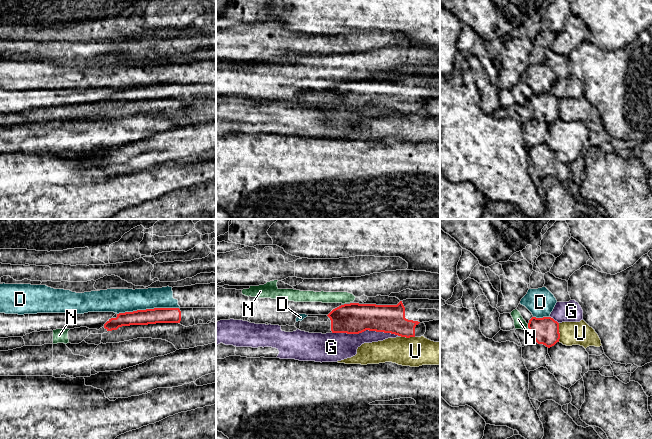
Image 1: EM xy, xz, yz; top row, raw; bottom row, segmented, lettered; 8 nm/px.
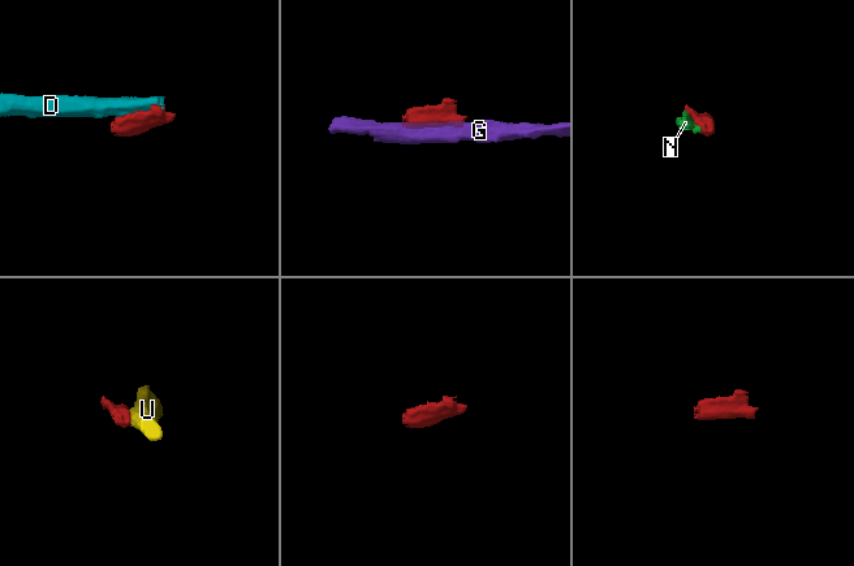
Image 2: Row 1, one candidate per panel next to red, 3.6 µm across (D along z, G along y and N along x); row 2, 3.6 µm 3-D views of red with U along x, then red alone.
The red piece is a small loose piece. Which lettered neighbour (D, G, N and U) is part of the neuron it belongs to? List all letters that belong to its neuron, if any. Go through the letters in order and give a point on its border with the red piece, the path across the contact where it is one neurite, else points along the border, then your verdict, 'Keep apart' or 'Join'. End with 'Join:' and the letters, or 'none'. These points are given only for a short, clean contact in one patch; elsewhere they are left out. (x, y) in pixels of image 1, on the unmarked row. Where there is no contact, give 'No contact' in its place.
D: Touches red at xy (147, 85). Keep apart
G: Touches red at xz (366, 105). Keep apart
N: Touches red at yz (528, 102). Boundary: yz (527, 100), (529, 104). Keep apart
U: Touches red at yz (558, 108). Keep apart
Join: none

